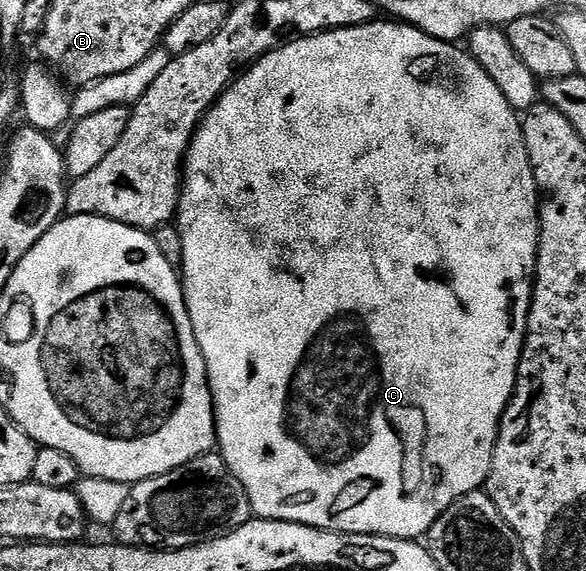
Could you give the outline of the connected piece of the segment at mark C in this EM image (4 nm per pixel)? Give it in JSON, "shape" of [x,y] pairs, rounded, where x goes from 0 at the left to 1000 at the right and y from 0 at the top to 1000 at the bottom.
{"shape":[[[643,32],[643,33],[640,33],[640,35],[637,35],[637,37],[635,37],[635,40],[631,40],[631,42],[619,42],[619,44],[618,44],[618,46],[604,46],[604,47],[602,47],[602,49],[573,49],[573,51],[570,51],[570,54],[568,54],[568,56],[541,56],[541,58],[539,58],[539,61],[536,61],[536,63],[507,63],[507,65],[503,65],[503,67],[500,67],[500,68],[497,68],[497,70],[493,70],[493,72],[490,72],[490,74],[486,74],[486,75],[483,75],[483,77],[480,77],[480,79],[478,79],[478,82],[474,82],[474,84],[469,84],[469,86],[468,86],[468,89],[466,89],[466,91],[456,91],[456,95],[452,95],[452,98],[445,98],[445,100],[444,100],[444,103],[442,103],[442,105],[439,105],[439,107],[437,107],[437,110],[433,110],[433,112],[425,112],[425,114],[423,114],[423,117],[422,117],[422,119],[418,119],[418,121],[415,121],[415,124],[411,124],[411,126],[410,126],[410,128],[408,128],[408,131],[404,131],[404,133],[403,133],[403,135],[401,135],[401,138],[398,138],[398,142],[396,142],[396,145],[394,145],[394,147],[391,147],[391,149],[389,149],[389,154],[387,154],[387,156],[386,156],[386,158],[384,158],[384,161],[382,161],[382,163],[379,163],[379,165],[377,165],[377,166],[375,166],[375,168],[374,168],[374,170],[372,170],[372,172],[370,172],[370,173],[369,173],[369,182],[367,182],[367,184],[365,184],[365,187],[362,187],[362,189],[360,189],[360,193],[358,193],[358,194],[357,194],[357,196],[353,196],[353,198],[352,198],[352,200],[350,200],[350,201],[348,201],[348,208],[346,208],[346,210],[343,210],[343,214],[341,214],[341,222],[340,222],[340,224],[336,224],[336,226],[334,226],[334,233],[331,233],[331,236],[329,236],[329,238],[328,238],[328,249],[326,249],[326,252],[323,252],[323,254],[321,254],[321,271],[319,271],[319,273],[316,273],[316,277],[314,277],[314,292],[312,292],[312,296],[311,296],[311,327],[309,327],[309,333],[307,333],[307,361],[305,361],[305,364],[302,364],[302,368],[300,368],[300,382],[299,382],[299,387],[297,387],[297,392],[299,392],[299,396],[300,396],[300,399],[304,399],[304,401],[305,401],[305,406],[307,406],[307,410],[309,410],[309,420],[311,420],[311,452],[312,452],[312,454],[314,454],[314,466],[312,466],[312,471],[311,471],[311,496],[312,496],[312,501],[314,501],[314,527],[316,527],[316,529],[317,529],[317,543],[319,543],[319,545],[321,545],[321,548],[323,548],[323,550],[324,550],[324,564],[326,564],[326,566],[328,566],[328,569],[329,569],[329,571],[331,571],[331,592],[338,592],[338,606],[340,606],[340,608],[341,608],[341,611],[343,611],[343,613],[345,613],[345,627],[346,627],[346,629],[348,629],[348,632],[350,632],[350,634],[352,634],[352,648],[353,648],[353,650],[355,650],[355,673],[357,673],[357,674],[358,674],[358,678],[362,678],[362,706],[363,706],[363,709],[365,709],[365,713],[367,713],[367,718],[369,718],[369,778],[370,778],[370,779],[372,779],[372,790],[374,790],[374,793],[375,793],[375,797],[377,797],[377,799],[381,799],[381,800],[382,800],[382,807],[384,807],[384,809],[386,809],[386,816],[387,816],[387,818],[389,818],[389,821],[392,821],[392,825],[394,825],[394,827],[396,827],[396,835],[398,835],[398,837],[399,837],[399,839],[403,839],[403,841],[404,841],[404,842],[406,842],[406,844],[408,844],[408,846],[410,846],[410,849],[411,849],[411,851],[413,851],[413,853],[416,853],[416,855],[418,855],[418,858],[422,858],[422,860],[423,860],[423,870],[425,870],[425,872],[427,872],[427,886],[428,886],[428,888],[430,888],[430,893],[432,893],[432,898],[435,898],[435,902],[437,902],[437,904],[439,904],[439,905],[442,905],[442,909],[445,909],[445,911],[486,911],[486,912],[488,912],[488,914],[502,914],[502,916],[503,916],[503,918],[520,918],[520,919],[522,919],[522,921],[529,921],[529,923],[531,923],[531,925],[546,925],[546,926],[549,926],[549,928],[551,928],[551,930],[553,930],[553,932],[589,932],[589,933],[590,933],[590,935],[618,935],[618,937],[619,937],[619,939],[664,939],[664,940],[666,940],[666,942],[679,942],[679,944],[681,944],[681,946],[706,946],[706,947],[715,947],[715,946],[717,946],[717,944],[718,944],[718,942],[724,942],[724,940],[729,940],[729,935],[730,935],[730,930],[732,930],[732,928],[734,928],[734,926],[735,926],[735,925],[737,925],[737,923],[739,923],[739,921],[741,921],[741,914],[747,914],[747,907],[749,907],[749,905],[751,905],[751,902],[754,902],[754,900],[756,900],[756,897],[758,897],[758,895],[761,895],[761,891],[763,891],[763,890],[766,890],[766,886],[770,886],[770,884],[771,884],[771,883],[773,883],[773,879],[776,879],[776,877],[778,877],[778,876],[780,876],[780,874],[782,874],[782,872],[788,872],[788,870],[790,870],[790,869],[794,869],[794,867],[795,867],[795,865],[802,865],[802,863],[804,863],[804,862],[809,862],[809,860],[814,860],[814,858],[819,858],[819,856],[824,856],[824,855],[826,855],[826,853],[828,853],[828,848],[829,848],[829,842],[831,842],[831,837],[833,837],[833,832],[834,832],[834,830],[836,830],[836,816],[838,816],[838,814],[840,814],[840,797],[841,797],[841,795],[843,795],[843,781],[845,781],[845,779],[846,779],[846,755],[848,755],[848,753],[852,753],[852,751],[853,751],[853,734],[855,734],[855,732],[857,732],[857,730],[860,730],[860,720],[862,720],[862,718],[863,718],[863,711],[865,711],[865,709],[867,709],[867,699],[870,699],[870,697],[872,697],[872,695],[874,695],[874,685],[875,685],[875,683],[877,683],[877,676],[879,676],[879,674],[881,674],[881,650],[882,650],[882,648],[884,648],[884,641],[886,641],[886,639],[887,639],[887,622],[889,622],[889,620],[891,620],[891,613],[892,613],[892,611],[894,611],[894,587],[896,587],[896,585],[898,585],[898,578],[899,578],[899,576],[901,576],[901,545],[903,545],[903,543],[904,543],[904,536],[906,536],[906,534],[908,534],[908,501],[910,501],[910,496],[911,496],[911,492],[913,492],[913,489],[915,489],[915,447],[916,447],[916,445],[918,445],[918,424],[920,424],[920,422],[922,422],[922,335],[920,335],[920,333],[916,333],[916,329],[915,329],[915,313],[913,313],[913,312],[911,312],[911,298],[910,298],[910,296],[908,296],[908,292],[906,292],[906,291],[904,291],[904,277],[903,277],[903,275],[901,275],[901,271],[899,271],[899,270],[898,270],[898,249],[896,249],[896,247],[894,247],[894,221],[892,221],[892,215],[891,215],[891,210],[889,210],[889,205],[887,205],[887,203],[886,203],[886,201],[884,201],[884,200],[882,200],[882,196],[879,196],[879,194],[877,194],[877,193],[875,193],[875,191],[874,191],[874,187],[872,187],[872,186],[870,186],[870,179],[863,179],[863,172],[862,172],[862,168],[860,168],[860,166],[857,166],[857,158],[850,158],[850,151],[843,151],[843,137],[836,137],[836,130],[829,130],[829,123],[823,123],[823,116],[816,116],[816,109],[814,109],[814,107],[812,107],[812,103],[811,103],[811,102],[807,102],[807,98],[805,98],[805,93],[804,93],[804,91],[800,91],[800,89],[797,89],[797,88],[794,88],[794,86],[792,86],[792,84],[790,84],[790,82],[785,82],[785,81],[780,81],[780,79],[778,79],[778,77],[776,77],[776,75],[771,75],[771,74],[766,74],[766,72],[763,72],[763,70],[749,70],[749,68],[747,68],[747,67],[741,67],[741,65],[739,65],[739,63],[735,63],[735,61],[734,61],[734,60],[727,60],[727,58],[725,58],[725,56],[722,56],[722,54],[720,54],[720,53],[713,53],[713,51],[712,51],[712,49],[706,49],[706,47],[703,47],[703,44],[701,44],[701,42],[693,42],[693,40],[688,40],[688,39],[677,39],[677,37],[674,37],[674,35],[671,35],[671,33],[667,33],[667,32]]]}

